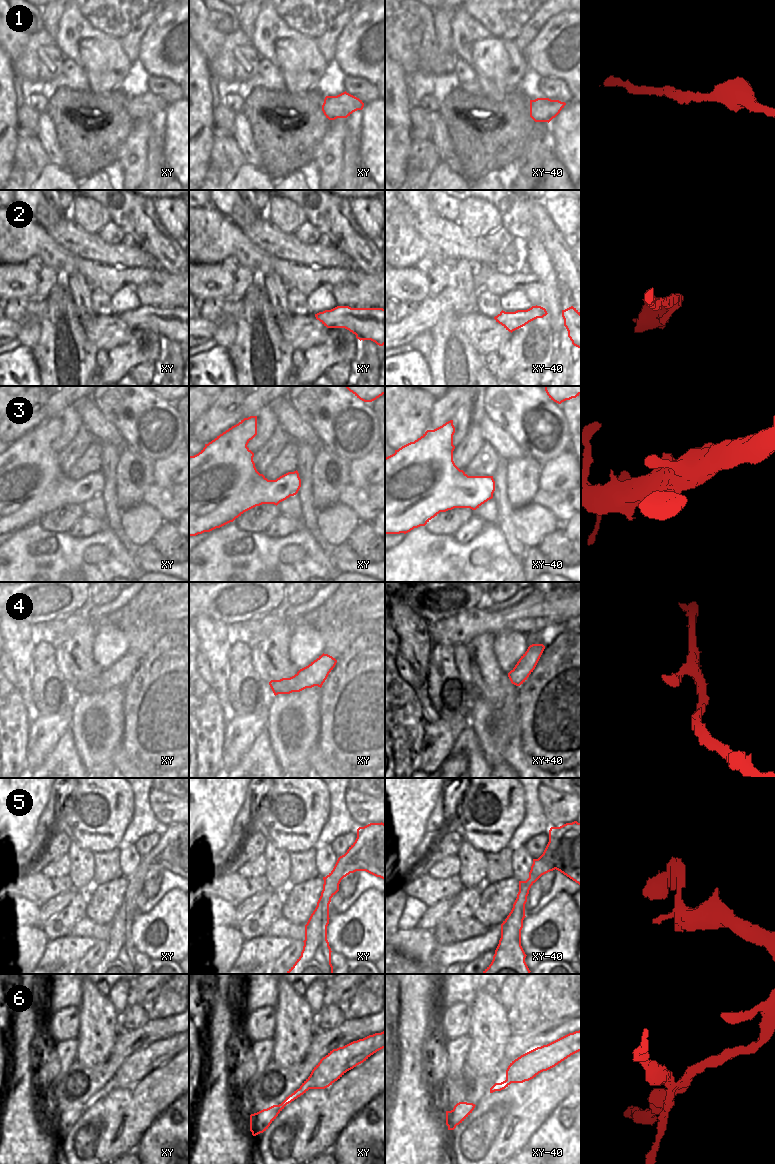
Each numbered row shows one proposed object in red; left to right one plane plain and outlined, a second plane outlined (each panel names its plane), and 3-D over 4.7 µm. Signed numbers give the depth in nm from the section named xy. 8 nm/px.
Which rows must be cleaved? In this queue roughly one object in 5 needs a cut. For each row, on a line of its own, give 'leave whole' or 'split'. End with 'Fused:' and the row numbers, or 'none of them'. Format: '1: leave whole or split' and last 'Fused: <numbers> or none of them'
1: leave whole
2: leave whole
3: leave whole
4: leave whole
5: leave whole
6: split
Fused: 6

